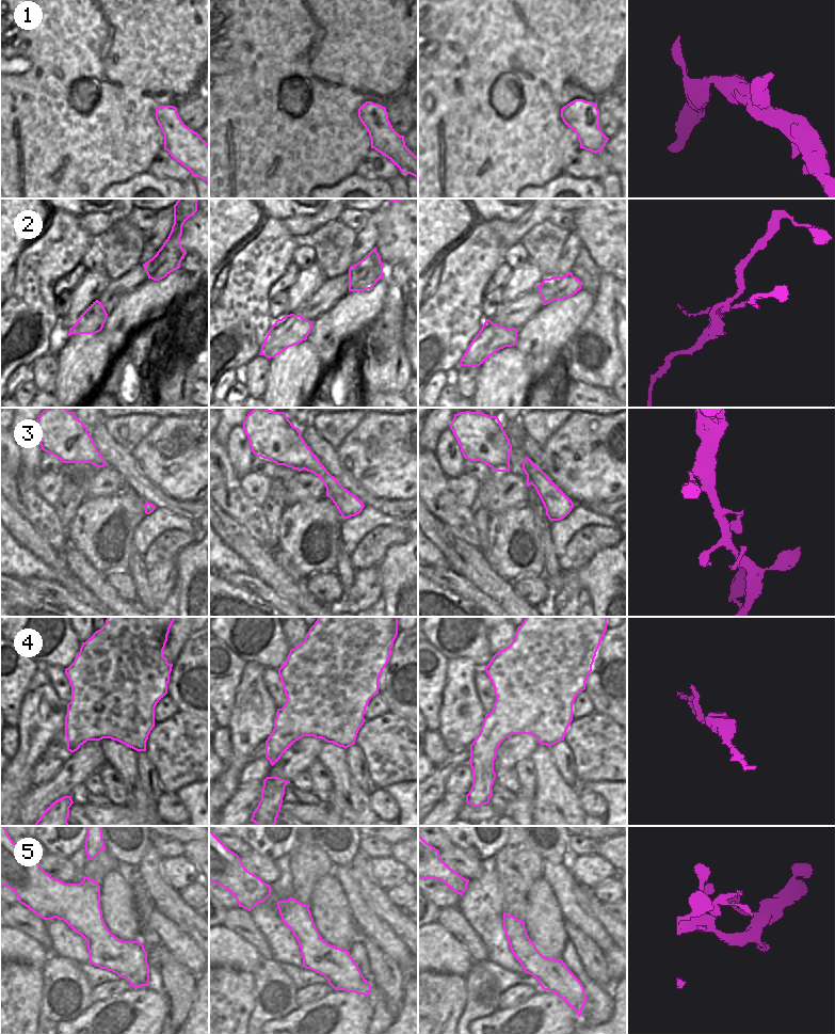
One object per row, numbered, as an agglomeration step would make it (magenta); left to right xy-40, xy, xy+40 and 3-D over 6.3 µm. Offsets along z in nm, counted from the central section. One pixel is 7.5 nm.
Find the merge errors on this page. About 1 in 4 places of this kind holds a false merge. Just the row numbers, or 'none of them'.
2.

